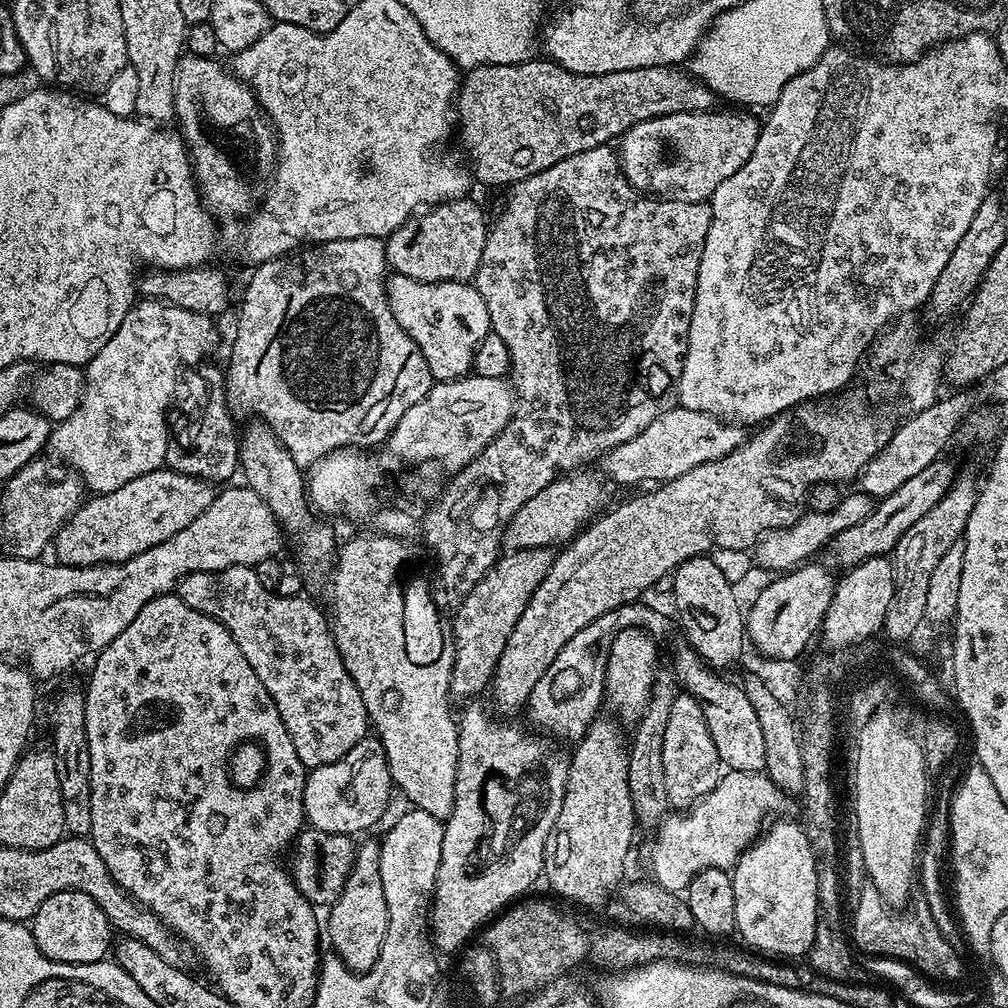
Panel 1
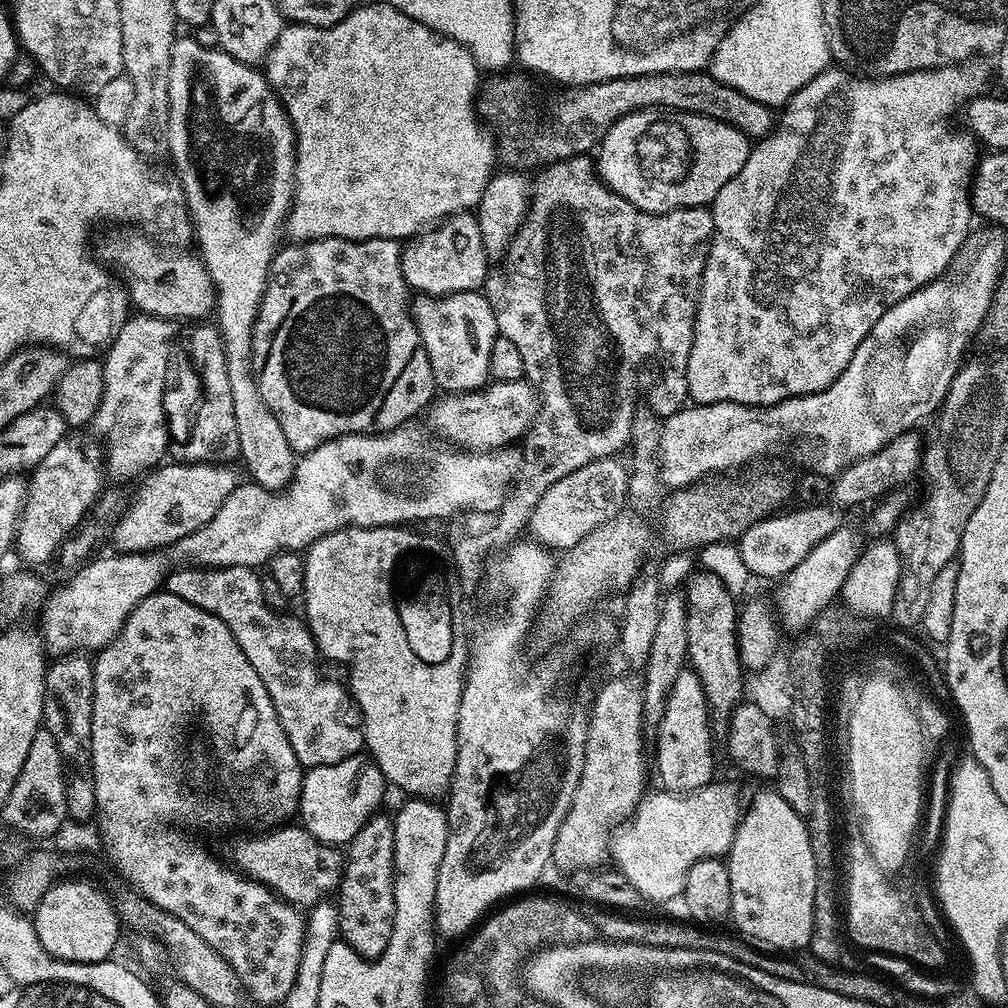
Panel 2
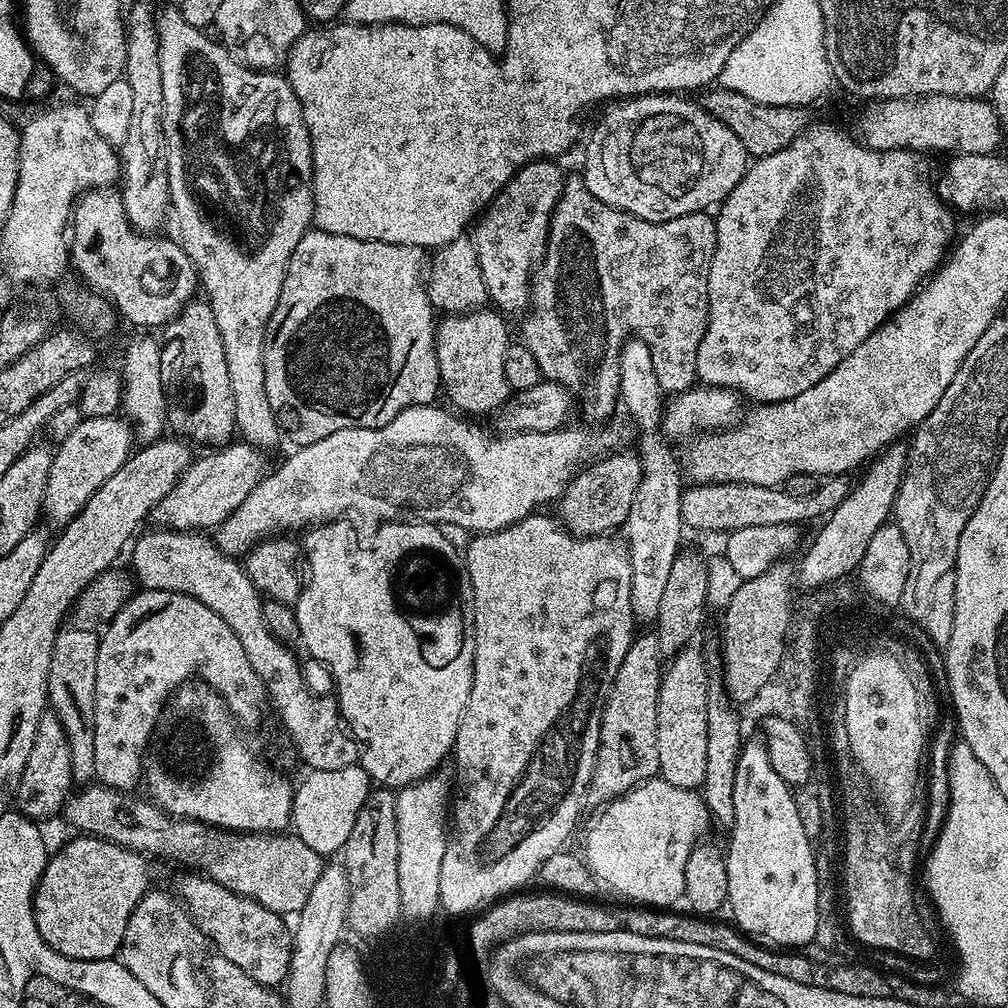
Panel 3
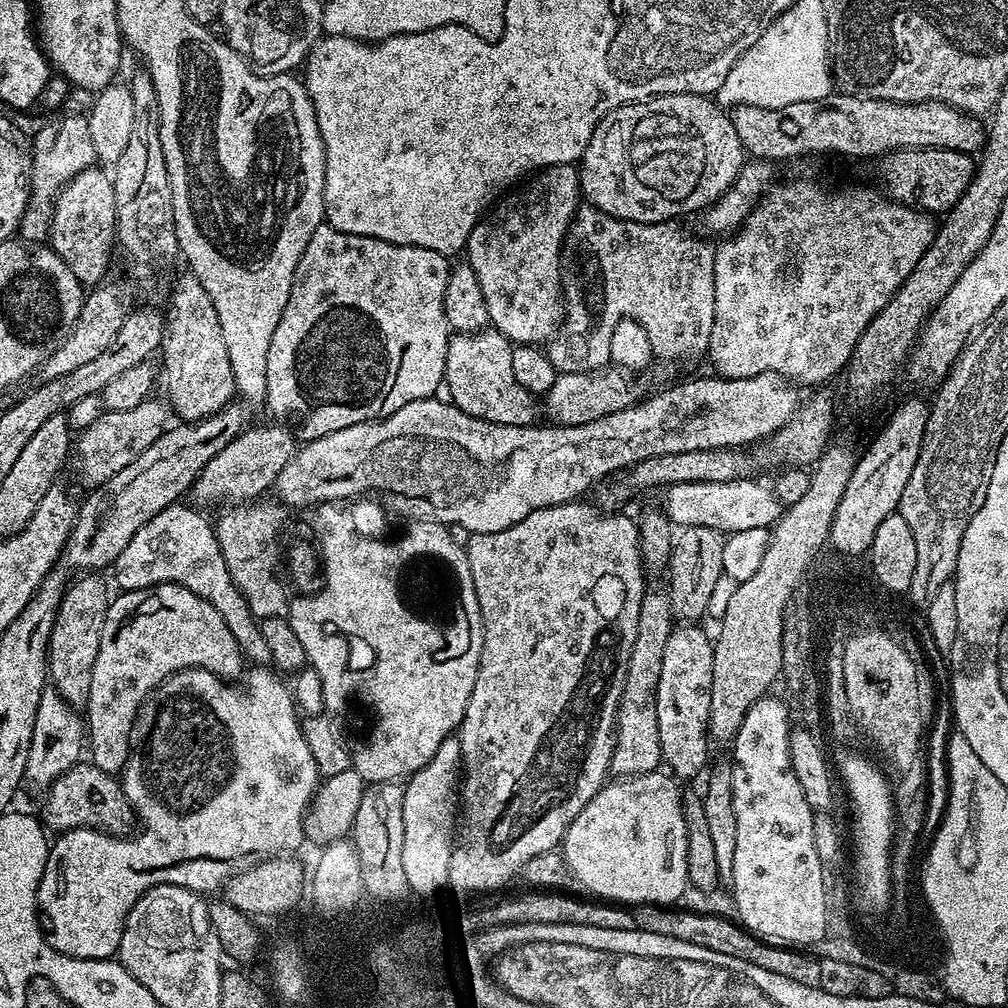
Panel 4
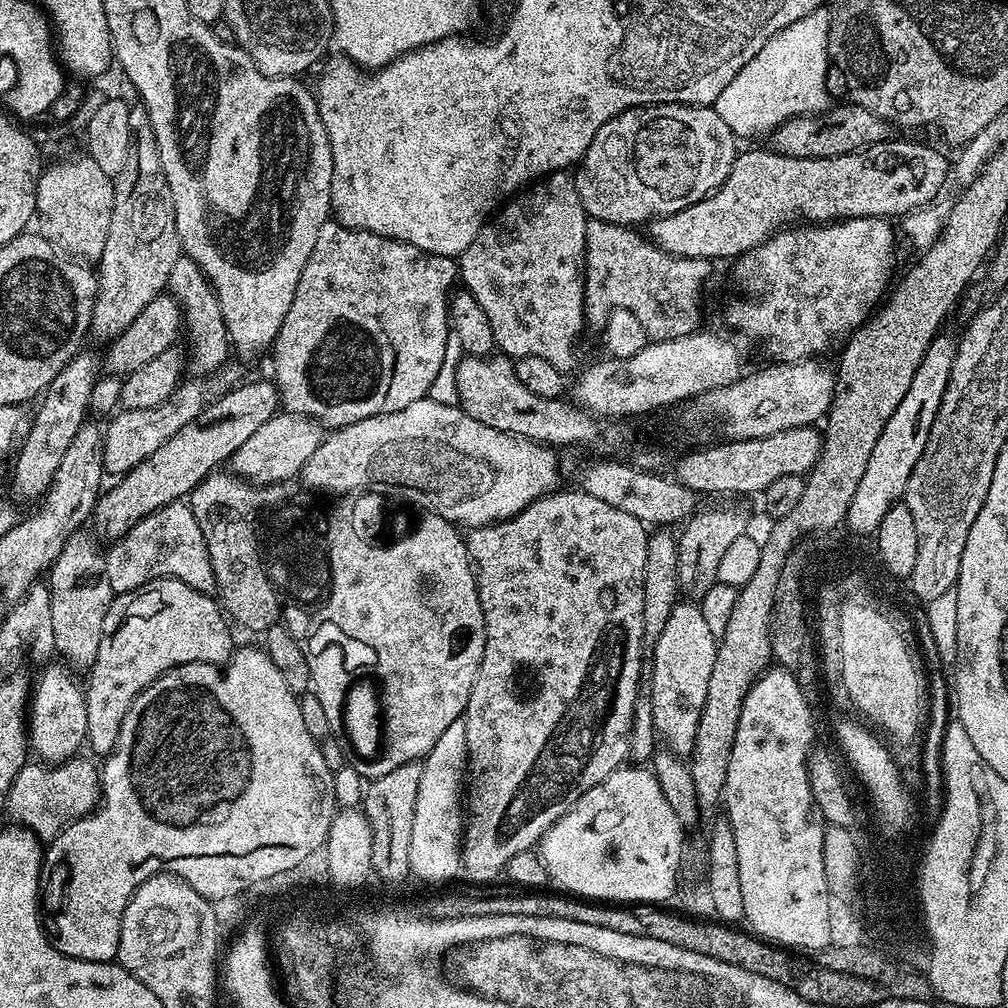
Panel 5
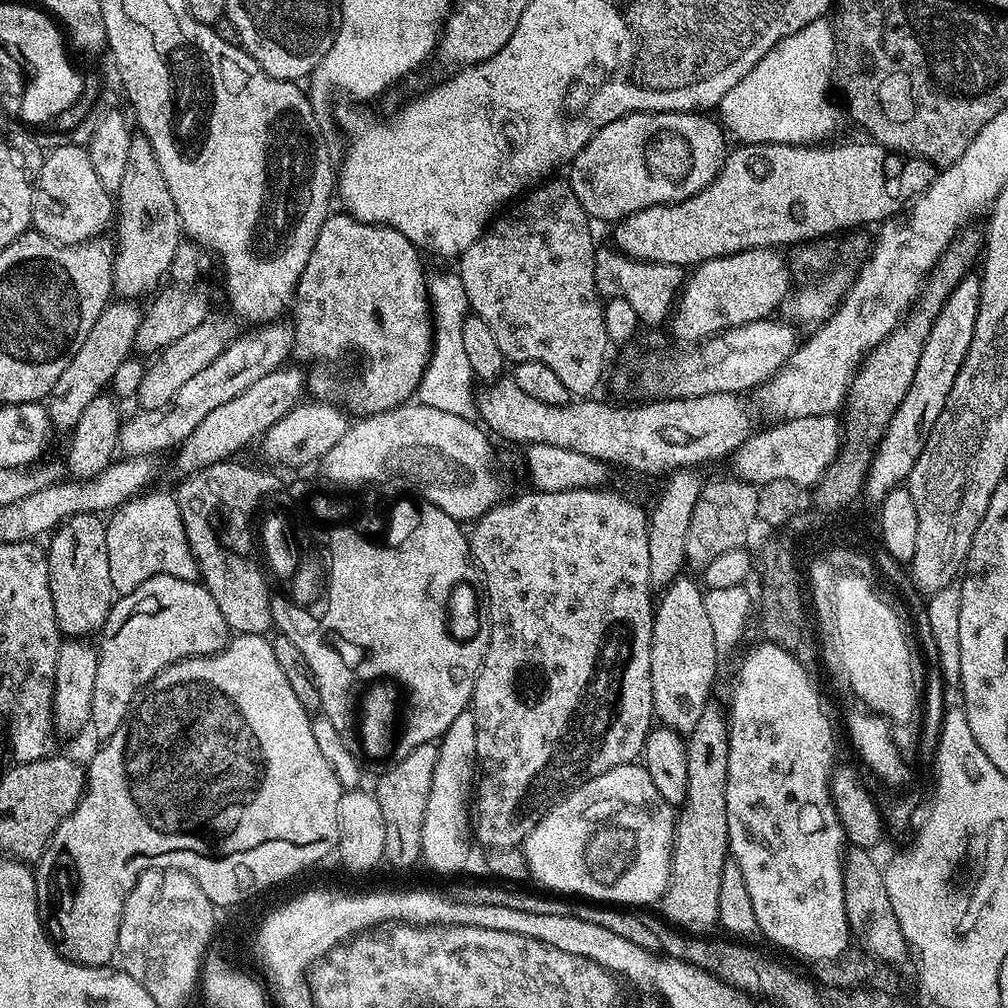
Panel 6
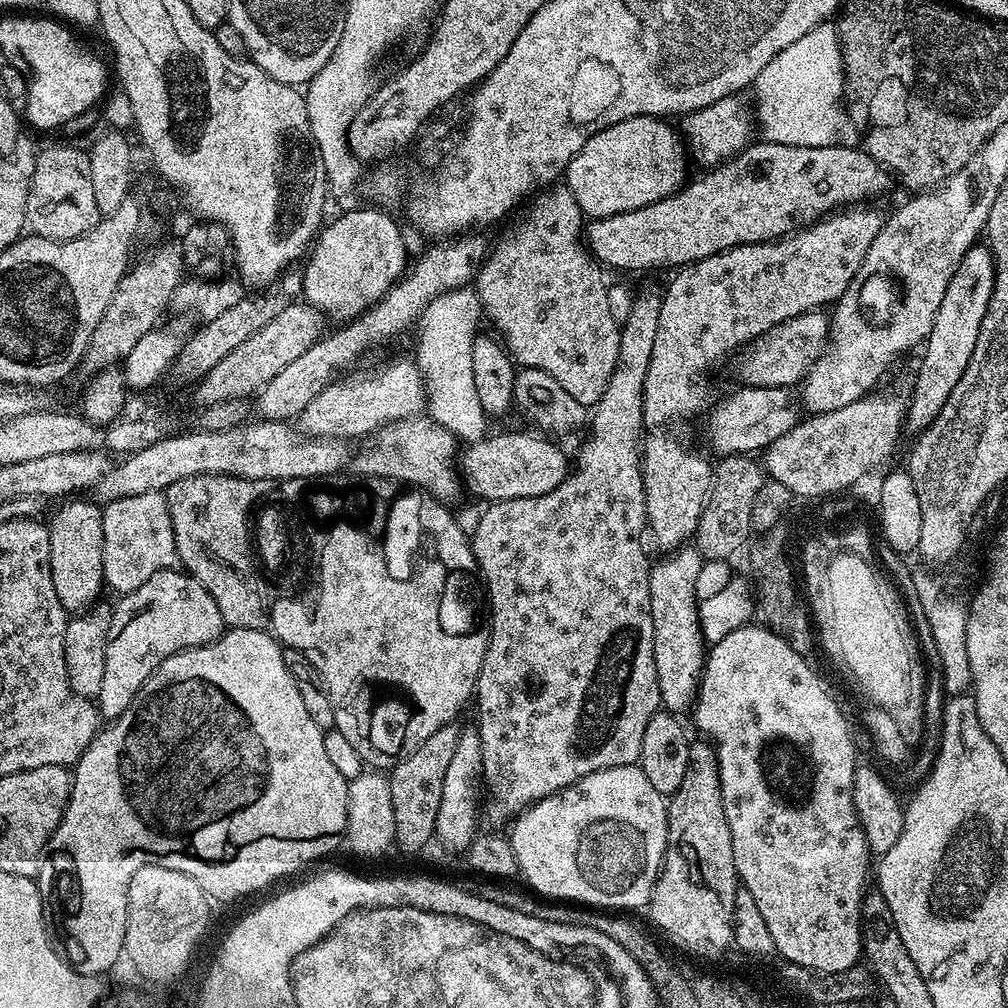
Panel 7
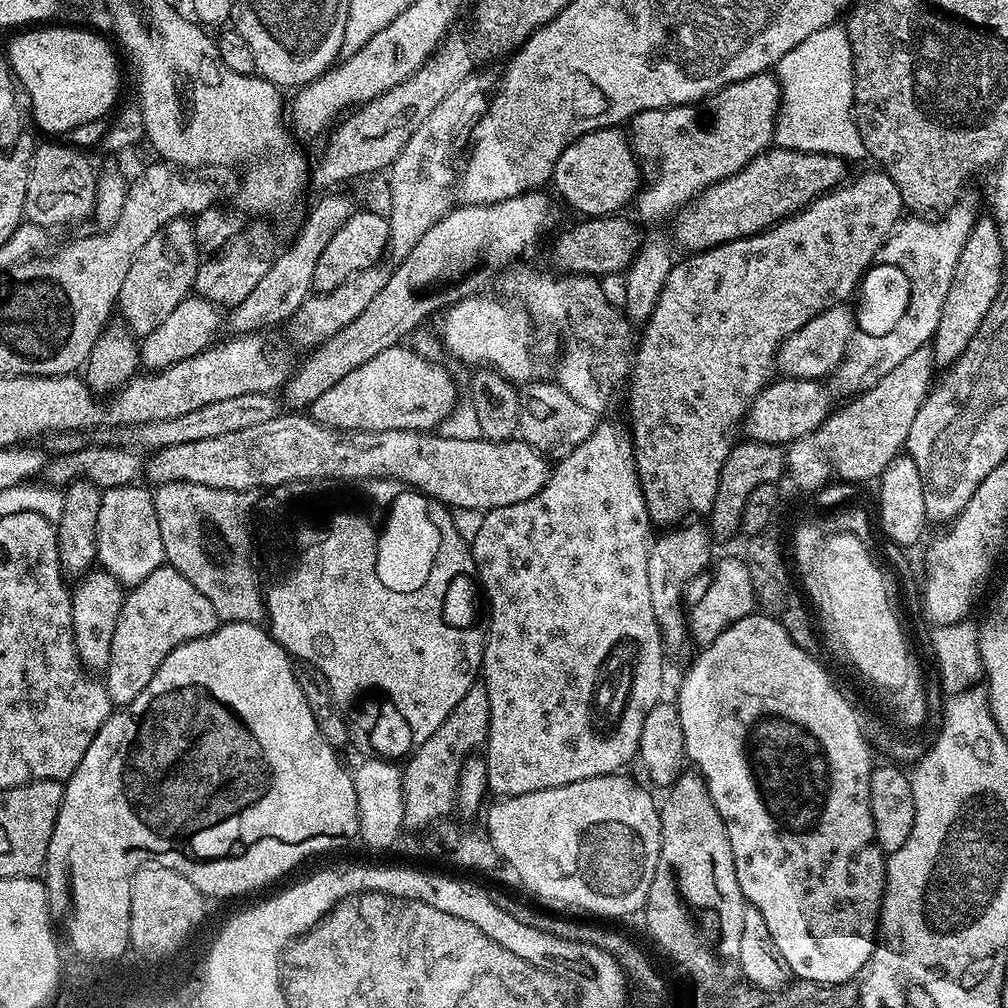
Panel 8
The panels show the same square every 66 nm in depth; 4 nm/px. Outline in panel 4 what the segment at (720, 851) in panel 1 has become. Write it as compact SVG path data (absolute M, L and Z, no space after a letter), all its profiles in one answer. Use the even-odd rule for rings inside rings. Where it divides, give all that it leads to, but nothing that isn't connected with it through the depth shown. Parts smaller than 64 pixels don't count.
M664 770L643 772L640 776L626 776L613 779L613 781L613 784L612 781L605 783L600 792L594 794L594 798L590 798L590 802L586 802L586 806L580 811L578 818L574 818L574 822L570 822L562 841L564 863L566 863L567 869L574 877L574 880L577 880L582 887L589 888L593 892L593 894L591 893L593 897L603 898L608 902L627 902L632 906L641 904L675 905L679 901L676 899L683 894L684 888L689 887L688 870L684 867L684 859L686 858L686 822L680 805L682 794L680 790L676 790L677 781Z

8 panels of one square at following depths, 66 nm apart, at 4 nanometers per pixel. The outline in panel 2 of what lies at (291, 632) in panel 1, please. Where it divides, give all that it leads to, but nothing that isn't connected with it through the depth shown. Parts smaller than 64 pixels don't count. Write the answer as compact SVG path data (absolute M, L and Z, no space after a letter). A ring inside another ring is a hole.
M180 566L177 570L169 571L166 577L167 591L178 594L178 598L186 598L186 602L190 602L194 606L198 606L202 610L206 610L210 614L214 614L218 618L222 618L222 622L226 622L226 626L230 626L230 634L234 634L234 642L238 642L238 646L242 646L242 654L246 654L246 658L250 658L250 666L254 666L254 670L258 670L258 678L262 678L262 686L266 686L266 690L270 694L270 702L274 702L274 710L276 717L282 722L282 730L286 730L286 738L290 738L290 746L294 750L294 754L298 758L298 762L305 769L317 768L318 766L330 766L334 762L342 762L346 758L357 755L364 748L364 730L362 727L362 713L354 703L349 689L344 688L336 680L327 680L320 673L320 664L316 661L318 657L318 645L316 637L312 635L307 623L299 615L296 616L280 616L277 609L271 608L269 604L263 601L262 586L260 585L261 577L250 568L201 568L199 566Z

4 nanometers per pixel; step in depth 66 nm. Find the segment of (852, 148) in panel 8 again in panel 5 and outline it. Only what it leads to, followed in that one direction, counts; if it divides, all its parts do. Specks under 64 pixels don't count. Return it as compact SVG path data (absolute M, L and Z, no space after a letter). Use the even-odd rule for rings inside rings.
M821 6L774 34L774 38L734 74L734 82L718 94L714 107L718 118L730 126L732 133L744 138L770 134L791 116L812 114L827 109L829 104L828 10Z

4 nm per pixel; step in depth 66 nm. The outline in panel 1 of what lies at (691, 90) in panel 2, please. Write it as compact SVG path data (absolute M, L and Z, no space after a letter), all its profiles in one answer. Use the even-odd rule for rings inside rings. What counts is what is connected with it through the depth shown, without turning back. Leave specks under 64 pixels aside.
M551 58L543 59L523 60L520 64L483 64L463 73L454 112L458 117L460 144L468 151L467 163L477 185L493 184L503 189L554 166L554 162L562 162L562 158L570 158L570 154L594 150L603 144L611 145L625 132L638 126L638 122L662 118L666 114L711 112L717 107L716 93L676 66L663 64L597 76L579 76Z

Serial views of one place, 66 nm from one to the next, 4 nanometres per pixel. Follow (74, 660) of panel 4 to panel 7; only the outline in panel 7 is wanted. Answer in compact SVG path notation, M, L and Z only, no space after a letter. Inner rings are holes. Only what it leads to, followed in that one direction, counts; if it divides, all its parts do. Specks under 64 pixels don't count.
M72 498L65 501L53 520L49 521L50 568L54 590L59 601L72 614L90 608L104 590L104 571L102 570L103 507L92 501Z

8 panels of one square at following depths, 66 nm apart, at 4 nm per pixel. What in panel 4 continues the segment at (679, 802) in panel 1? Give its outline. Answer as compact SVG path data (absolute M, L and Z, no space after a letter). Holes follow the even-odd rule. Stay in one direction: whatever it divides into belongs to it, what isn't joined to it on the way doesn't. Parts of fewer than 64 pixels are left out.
M692 622L673 627L662 654L662 670L658 674L656 705L660 755L667 771L676 778L696 776L700 771L703 773L710 764L708 719L714 670L714 640L711 635L707 636L702 629L696 627L700 626Z

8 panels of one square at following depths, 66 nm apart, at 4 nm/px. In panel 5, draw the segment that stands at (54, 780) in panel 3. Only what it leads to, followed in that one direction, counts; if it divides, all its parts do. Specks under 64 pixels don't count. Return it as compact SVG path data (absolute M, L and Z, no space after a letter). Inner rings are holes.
M57 663L46 665L40 682L37 686L35 683L30 694L30 711L26 716L26 731L31 751L35 755L37 752L40 755L37 757L49 766L71 760L85 747L88 739L85 689L81 681L79 684L75 680L73 669L68 664Z

